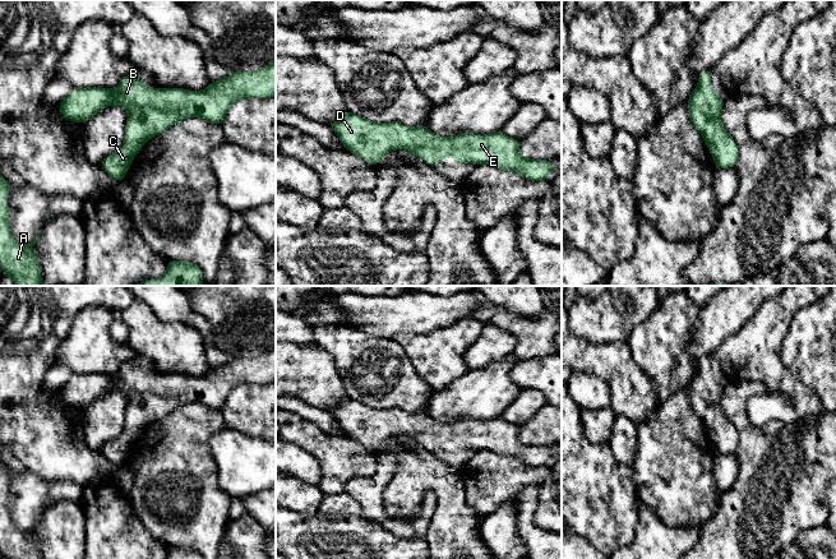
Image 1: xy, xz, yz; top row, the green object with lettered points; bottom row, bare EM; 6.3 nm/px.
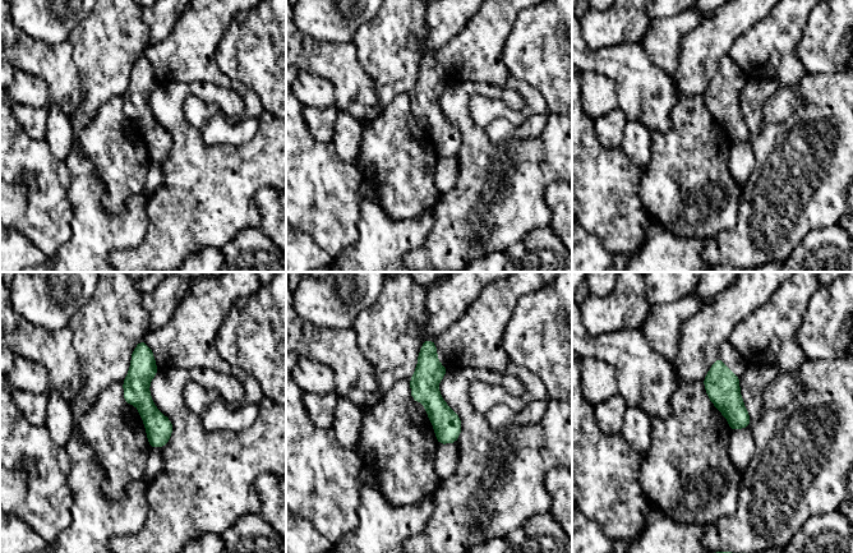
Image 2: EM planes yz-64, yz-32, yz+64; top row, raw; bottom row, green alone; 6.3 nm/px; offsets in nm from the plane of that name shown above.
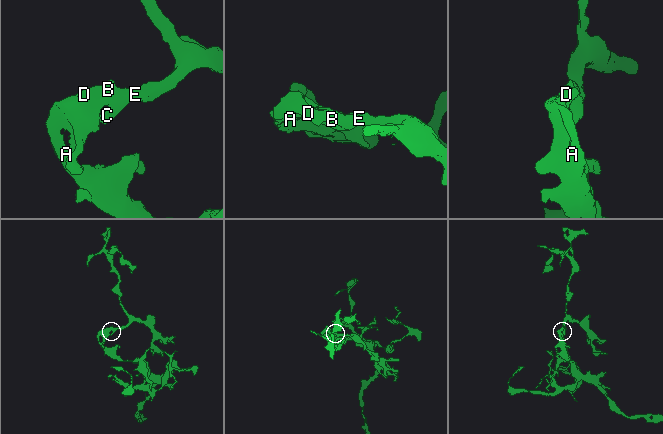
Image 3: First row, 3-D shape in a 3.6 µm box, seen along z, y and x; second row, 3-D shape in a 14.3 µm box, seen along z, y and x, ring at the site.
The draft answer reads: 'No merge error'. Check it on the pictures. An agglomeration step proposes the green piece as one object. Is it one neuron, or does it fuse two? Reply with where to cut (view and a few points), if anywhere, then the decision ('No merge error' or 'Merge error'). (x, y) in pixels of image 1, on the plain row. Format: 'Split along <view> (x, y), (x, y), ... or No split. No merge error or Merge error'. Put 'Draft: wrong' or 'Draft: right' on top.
Draft: right
No split. No merge error

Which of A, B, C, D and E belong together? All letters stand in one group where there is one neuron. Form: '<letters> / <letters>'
A B C D E

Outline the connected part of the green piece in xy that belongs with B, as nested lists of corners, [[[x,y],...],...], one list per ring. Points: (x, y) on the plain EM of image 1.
[[[276,345],[258,357],[231,357],[228,362],[209,369],[200,378],[151,374],[139,366],[138,359],[139,356],[124,362],[114,375],[73,374],[59,389],[66,406],[82,410],[114,389],[128,397],[121,435],[107,442],[100,451],[120,468],[146,428],[175,408],[199,402],[209,408],[221,410],[236,387],[276,382]]]

